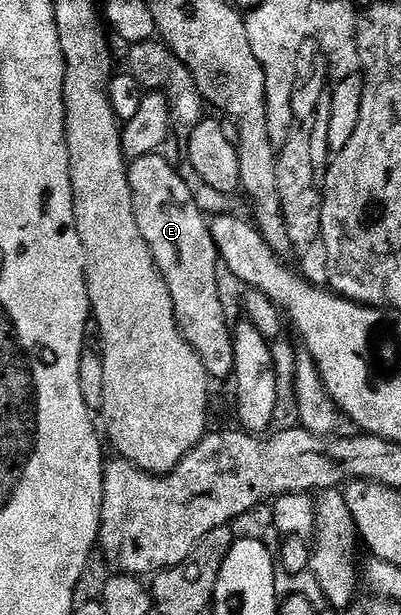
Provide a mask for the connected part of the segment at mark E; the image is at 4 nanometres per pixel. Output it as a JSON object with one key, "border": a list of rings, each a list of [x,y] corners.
{"border":[[[157,153],[131,160],[128,184],[134,201],[134,217],[170,289],[176,321],[185,341],[198,353],[208,376],[213,380],[231,380],[236,370],[235,345],[218,299],[220,255],[208,228],[209,220],[198,209],[194,197],[190,197],[190,189],[186,189],[186,181],[182,181],[179,170],[171,167],[162,156]]]}

